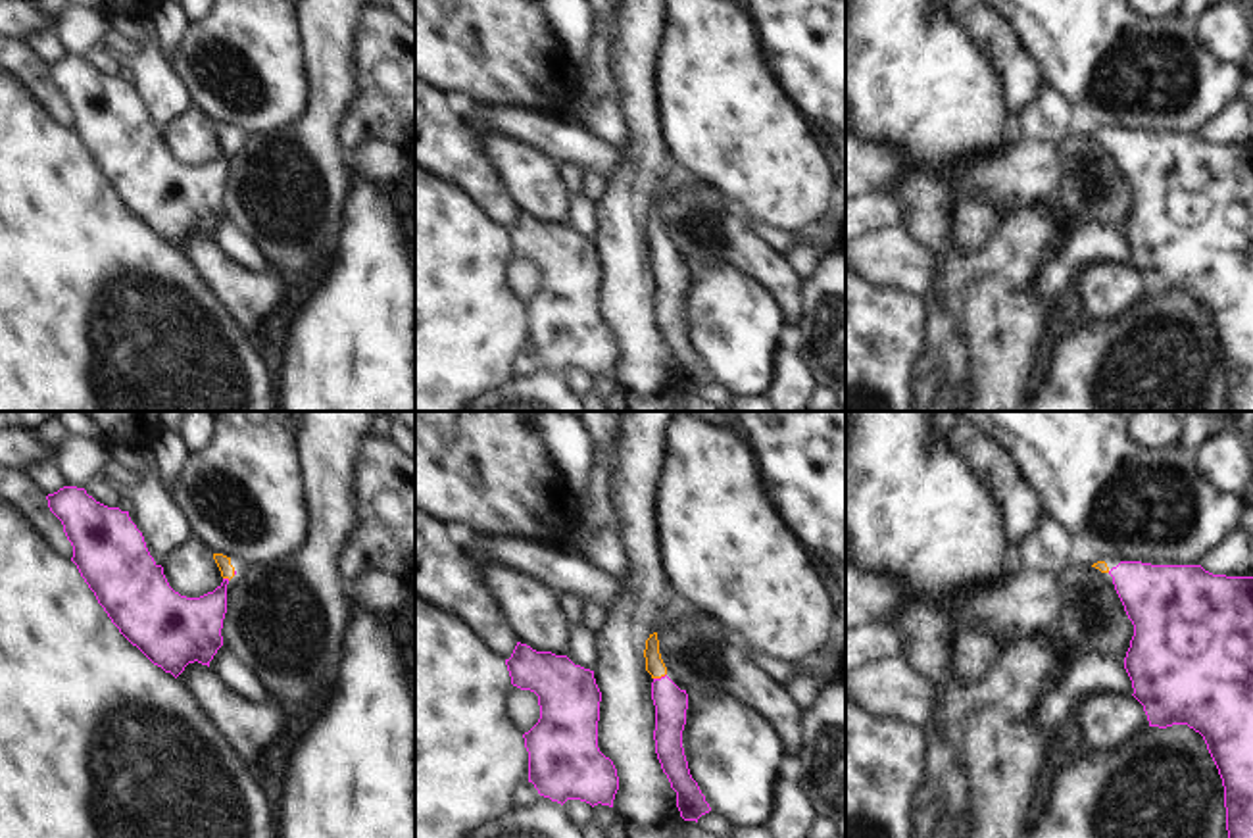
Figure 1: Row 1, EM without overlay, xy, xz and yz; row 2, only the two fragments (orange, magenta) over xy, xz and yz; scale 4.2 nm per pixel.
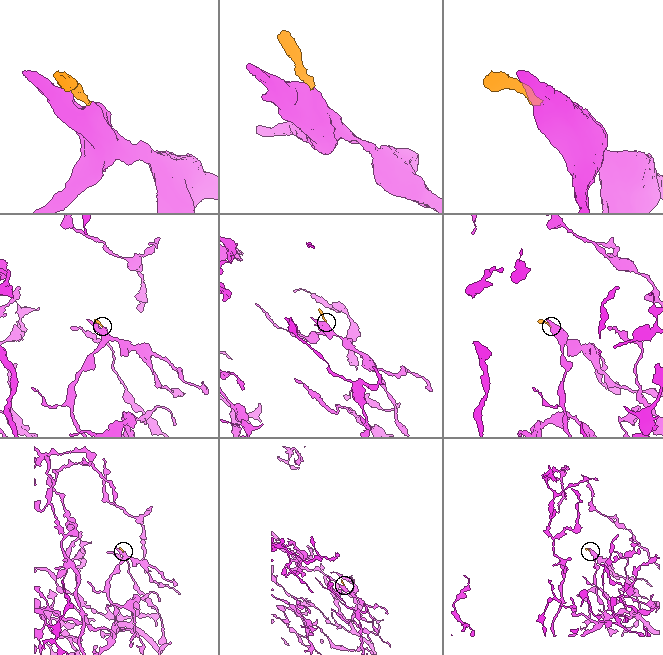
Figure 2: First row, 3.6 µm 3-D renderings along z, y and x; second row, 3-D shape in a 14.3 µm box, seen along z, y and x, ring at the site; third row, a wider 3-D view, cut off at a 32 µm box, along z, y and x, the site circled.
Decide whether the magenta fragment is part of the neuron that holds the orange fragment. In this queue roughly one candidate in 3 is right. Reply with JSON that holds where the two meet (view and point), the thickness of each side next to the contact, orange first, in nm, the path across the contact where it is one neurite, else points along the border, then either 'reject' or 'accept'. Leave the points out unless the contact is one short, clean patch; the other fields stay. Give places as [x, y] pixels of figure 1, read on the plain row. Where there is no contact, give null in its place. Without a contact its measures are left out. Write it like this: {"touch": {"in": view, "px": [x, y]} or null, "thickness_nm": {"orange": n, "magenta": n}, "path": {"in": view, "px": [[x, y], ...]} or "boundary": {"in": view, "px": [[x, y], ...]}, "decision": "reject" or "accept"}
{"touch": {"in": "xz", "px": [660, 246]}, "thickness_nm": {"orange": 80, "magenta": 140}, "path": {"in": "xz", "px": [[654, 233], [660, 246], [663, 262], [671, 271]]}, "decision": "accept"}

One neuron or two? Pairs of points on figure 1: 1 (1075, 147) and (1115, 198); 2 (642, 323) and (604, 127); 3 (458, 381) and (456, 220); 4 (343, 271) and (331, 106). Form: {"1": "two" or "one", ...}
{"1": "one", "2": "two", "3": "one", "4": "two"}

